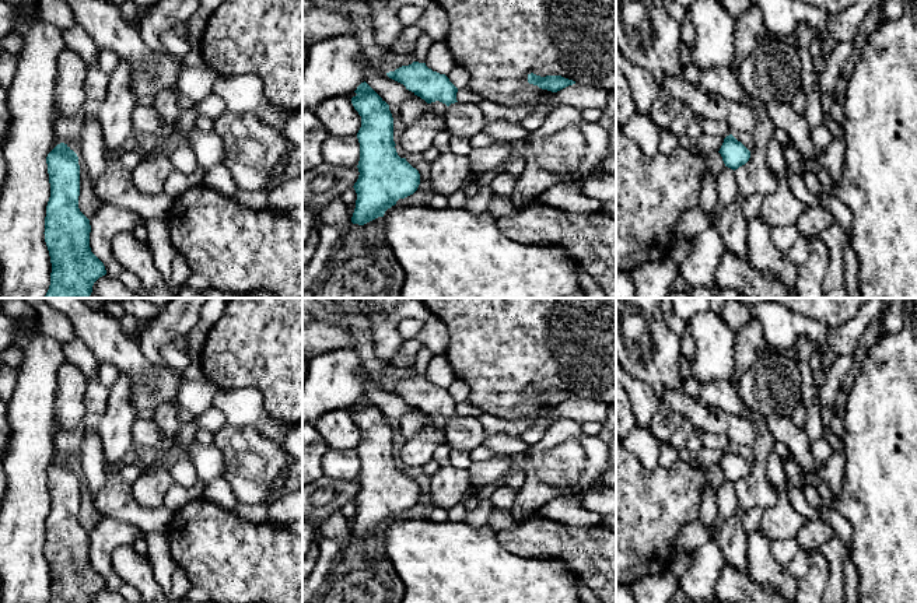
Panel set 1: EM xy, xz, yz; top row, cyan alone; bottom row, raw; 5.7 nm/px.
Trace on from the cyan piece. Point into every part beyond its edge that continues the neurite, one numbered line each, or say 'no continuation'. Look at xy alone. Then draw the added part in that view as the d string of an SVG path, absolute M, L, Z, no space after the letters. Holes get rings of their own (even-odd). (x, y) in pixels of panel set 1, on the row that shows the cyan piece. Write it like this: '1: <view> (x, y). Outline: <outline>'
no continuation

